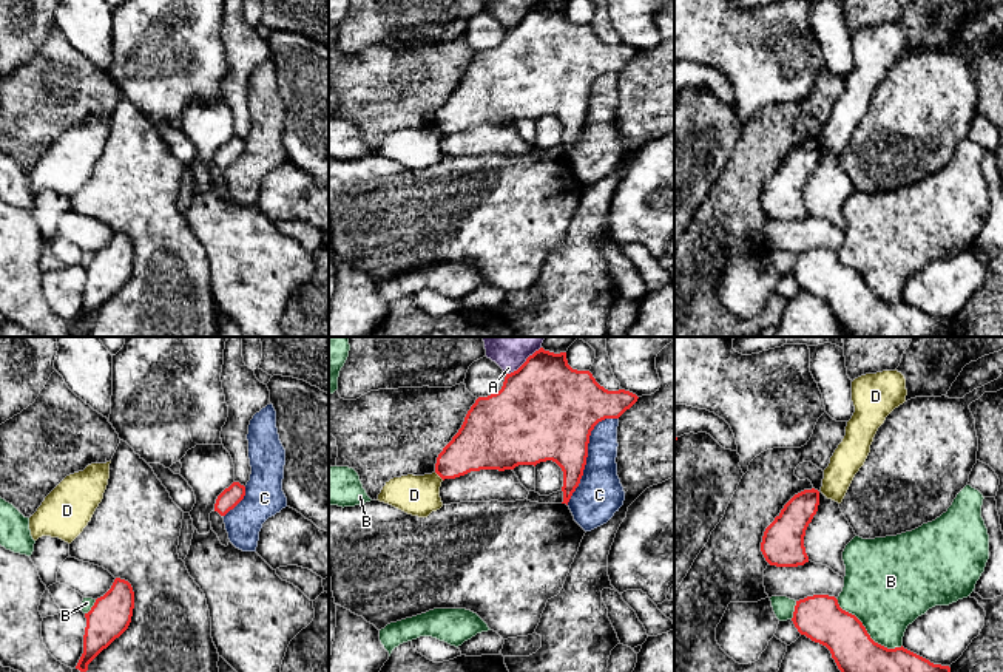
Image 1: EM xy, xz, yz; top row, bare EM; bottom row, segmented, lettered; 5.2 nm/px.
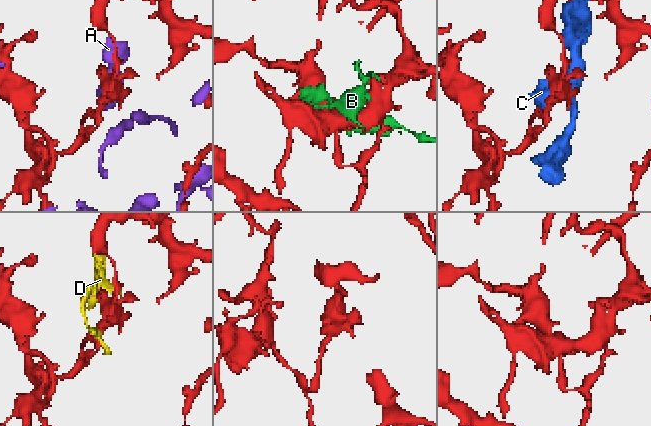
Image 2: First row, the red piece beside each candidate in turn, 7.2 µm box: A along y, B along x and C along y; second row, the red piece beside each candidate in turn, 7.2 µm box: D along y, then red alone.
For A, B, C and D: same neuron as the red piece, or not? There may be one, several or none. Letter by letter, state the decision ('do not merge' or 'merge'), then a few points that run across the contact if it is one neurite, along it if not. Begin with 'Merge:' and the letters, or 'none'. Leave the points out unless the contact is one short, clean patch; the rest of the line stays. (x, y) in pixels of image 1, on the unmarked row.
Merge: none
A: do not merge
B: do not merge
C: do not merge
D: do not merge; line xz (435, 125), (443, 133)

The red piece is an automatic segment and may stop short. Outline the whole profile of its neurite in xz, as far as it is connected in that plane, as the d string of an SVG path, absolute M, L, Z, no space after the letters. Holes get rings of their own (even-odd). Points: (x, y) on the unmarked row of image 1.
M540 2L517 25L506 28L498 46L475 54L458 87L438 108L435 127L444 134L471 125L505 125L552 114L563 125L562 158L568 159L583 130L591 85L605 73L619 73L637 53L625 43L605 43L589 25L572 23L566 6Z

